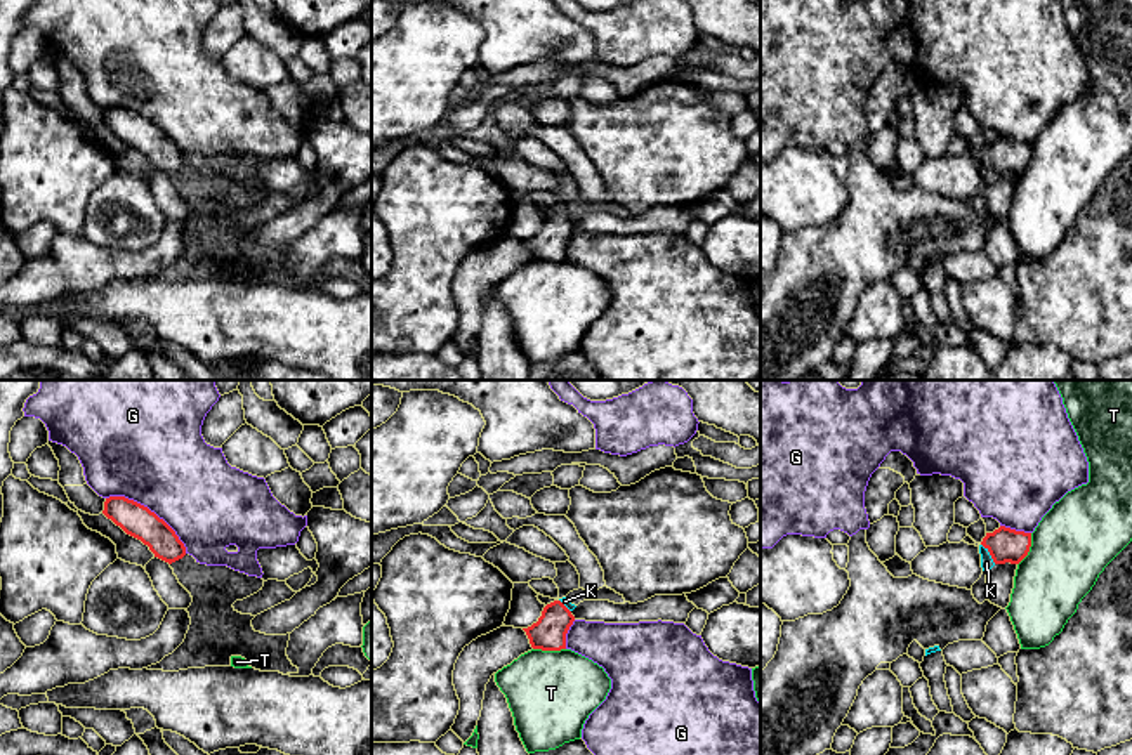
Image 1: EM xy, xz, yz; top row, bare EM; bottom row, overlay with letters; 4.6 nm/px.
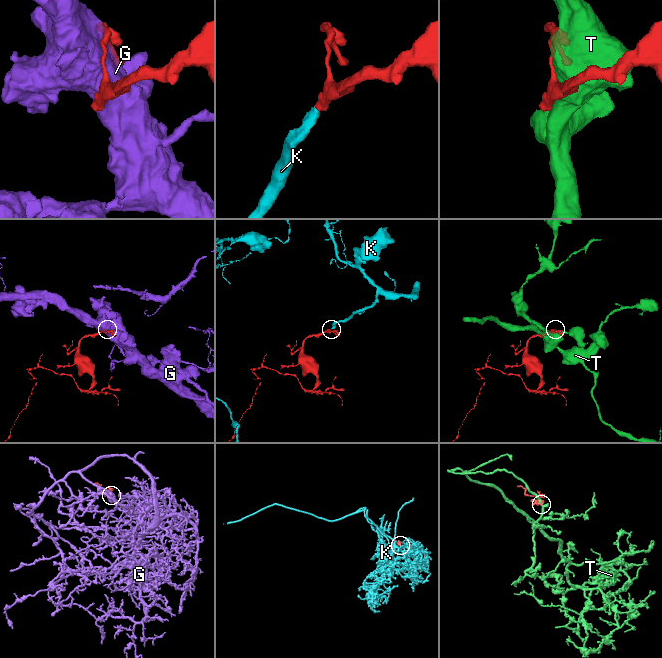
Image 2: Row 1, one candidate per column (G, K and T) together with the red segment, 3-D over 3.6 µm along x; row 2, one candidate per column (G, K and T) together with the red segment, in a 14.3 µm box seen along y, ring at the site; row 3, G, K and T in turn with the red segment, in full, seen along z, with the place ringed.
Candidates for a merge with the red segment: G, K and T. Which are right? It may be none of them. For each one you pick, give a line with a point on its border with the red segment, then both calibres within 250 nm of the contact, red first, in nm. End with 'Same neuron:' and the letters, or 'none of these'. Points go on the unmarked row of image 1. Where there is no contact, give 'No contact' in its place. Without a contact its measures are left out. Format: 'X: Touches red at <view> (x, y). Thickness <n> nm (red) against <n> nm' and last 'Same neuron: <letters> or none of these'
K: Touches red at yz (990, 165). Thickness 160 nm (red) against 60 nm
Same neuron: K

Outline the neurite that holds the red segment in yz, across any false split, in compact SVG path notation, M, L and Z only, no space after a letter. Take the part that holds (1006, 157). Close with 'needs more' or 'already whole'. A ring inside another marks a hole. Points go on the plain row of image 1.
M1000 137L993 144L986 144L979 156L981 179L990 182L995 175L1019 175L1028 167L1030 158L1031 144Z; needs more

